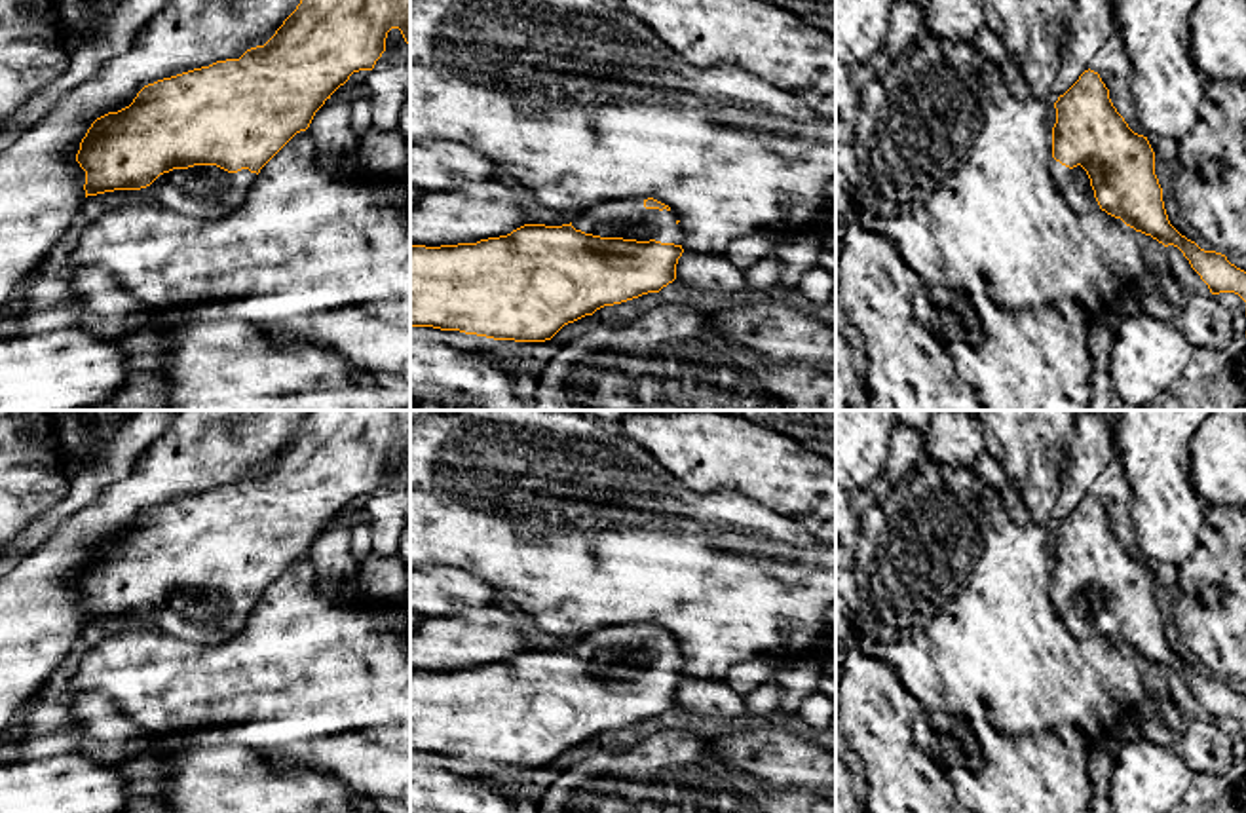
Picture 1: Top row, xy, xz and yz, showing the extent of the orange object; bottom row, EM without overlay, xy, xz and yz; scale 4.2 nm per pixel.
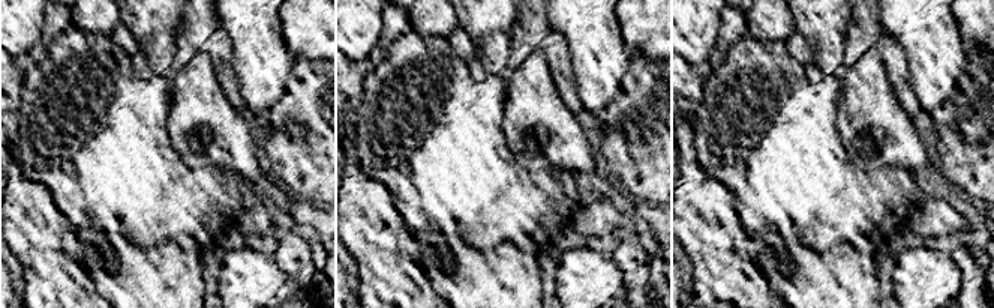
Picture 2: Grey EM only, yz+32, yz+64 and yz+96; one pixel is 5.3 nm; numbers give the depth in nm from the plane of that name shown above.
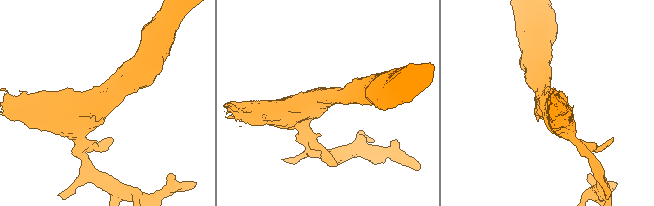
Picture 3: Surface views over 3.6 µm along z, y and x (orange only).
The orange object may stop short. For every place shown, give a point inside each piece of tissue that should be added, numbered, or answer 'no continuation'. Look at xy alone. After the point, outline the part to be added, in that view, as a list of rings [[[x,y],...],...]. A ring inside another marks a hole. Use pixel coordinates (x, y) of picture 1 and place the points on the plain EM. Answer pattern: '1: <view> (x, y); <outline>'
1: xy (206, 618); [[[194,591],[160,600],[144,615],[154,615],[160,629],[196,646],[217,646],[237,634],[256,598],[228,598],[217,591]]]

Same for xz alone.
1: xz (629, 644); [[[615,625],[583,636],[572,652],[600,663],[661,667],[682,671],[682,652],[674,636],[646,634],[644,625]]]

